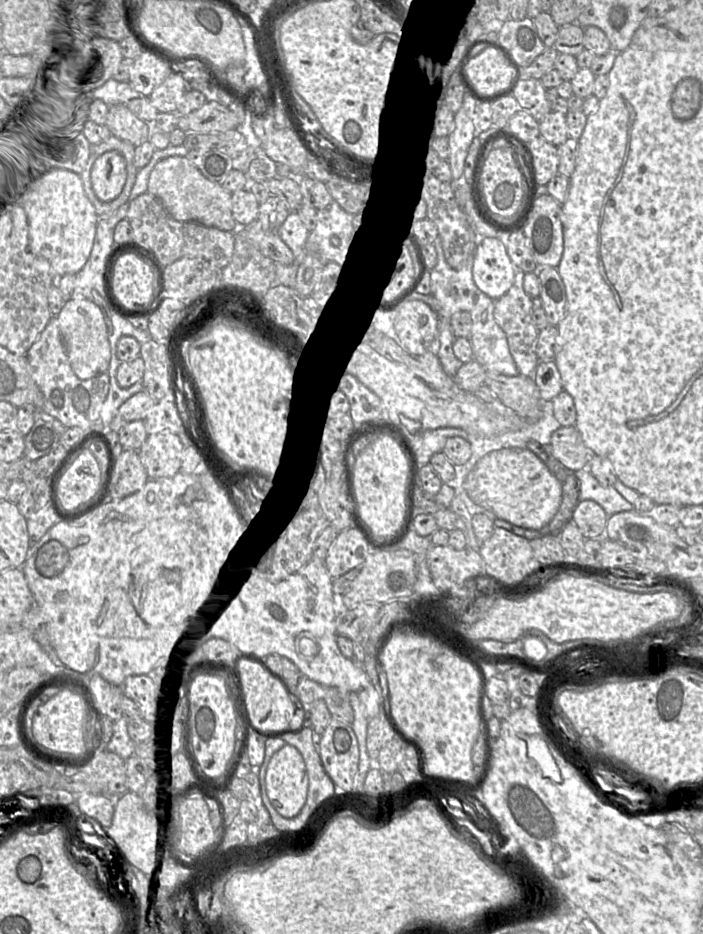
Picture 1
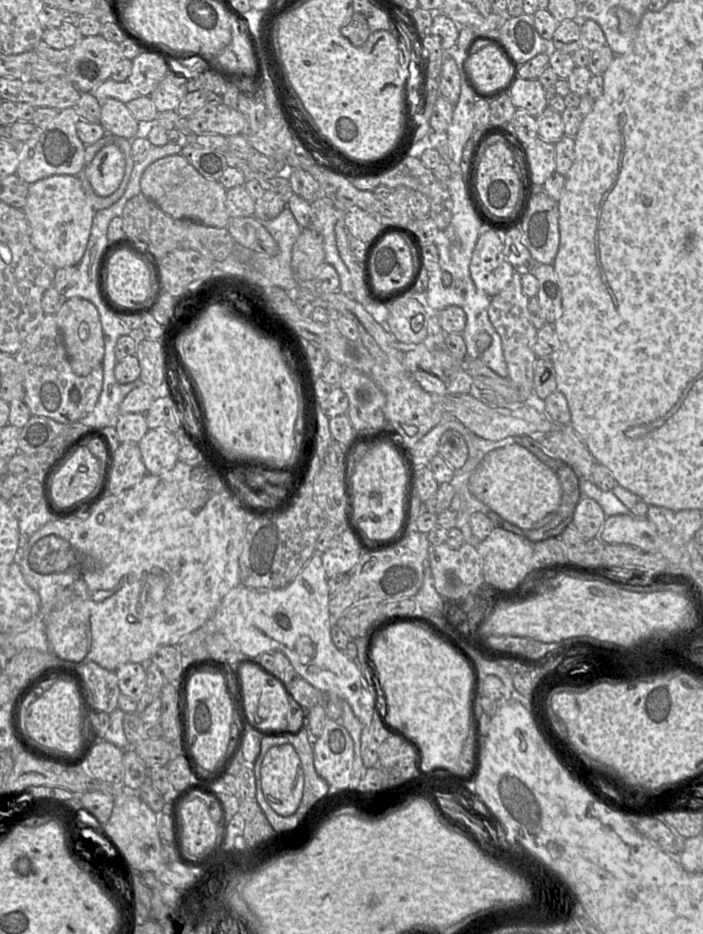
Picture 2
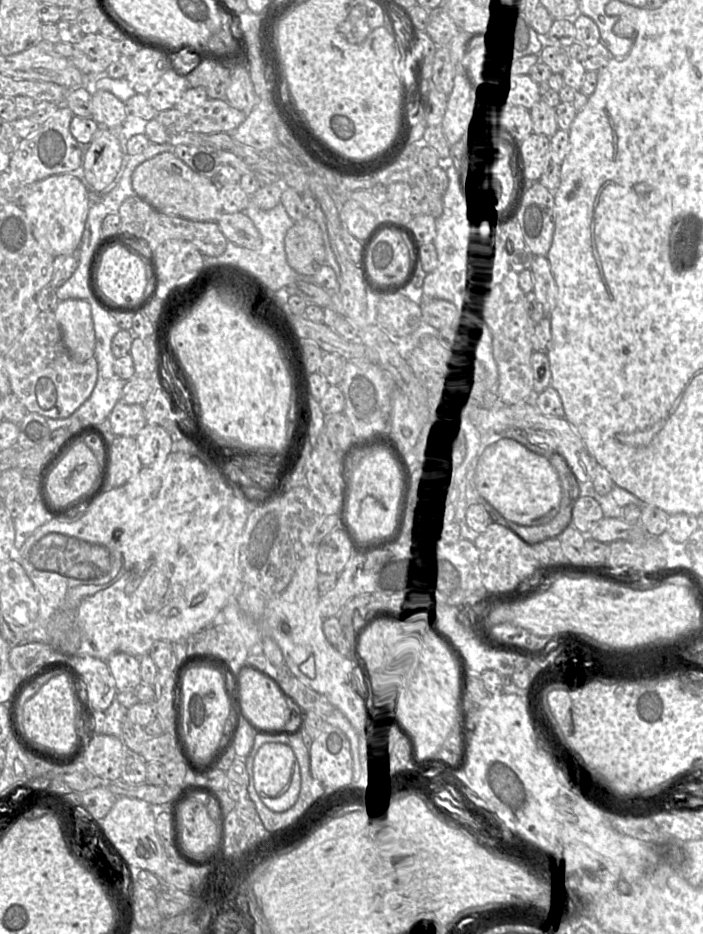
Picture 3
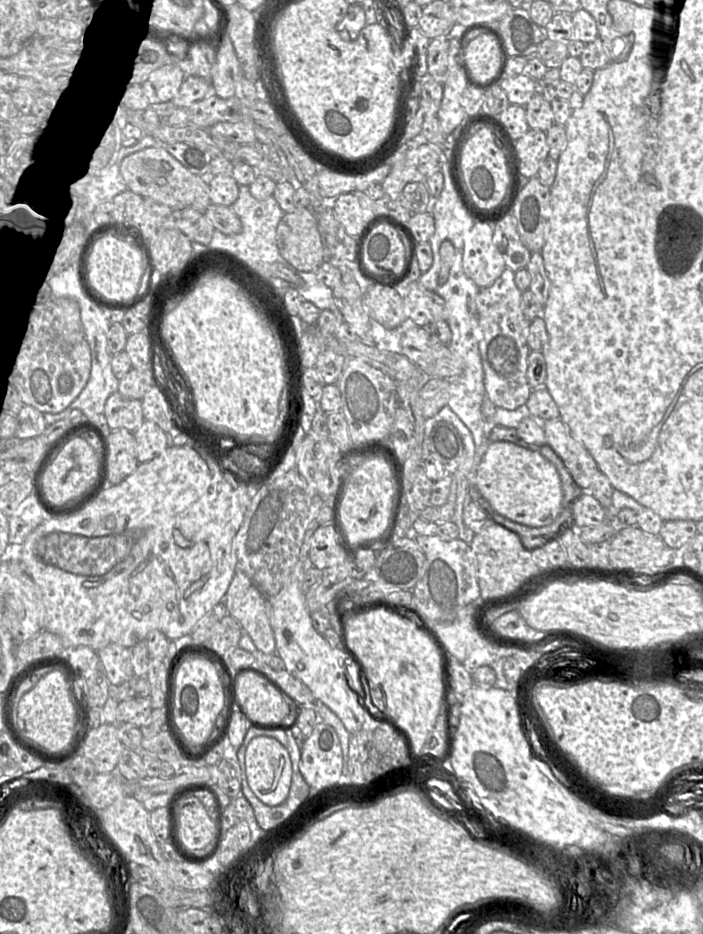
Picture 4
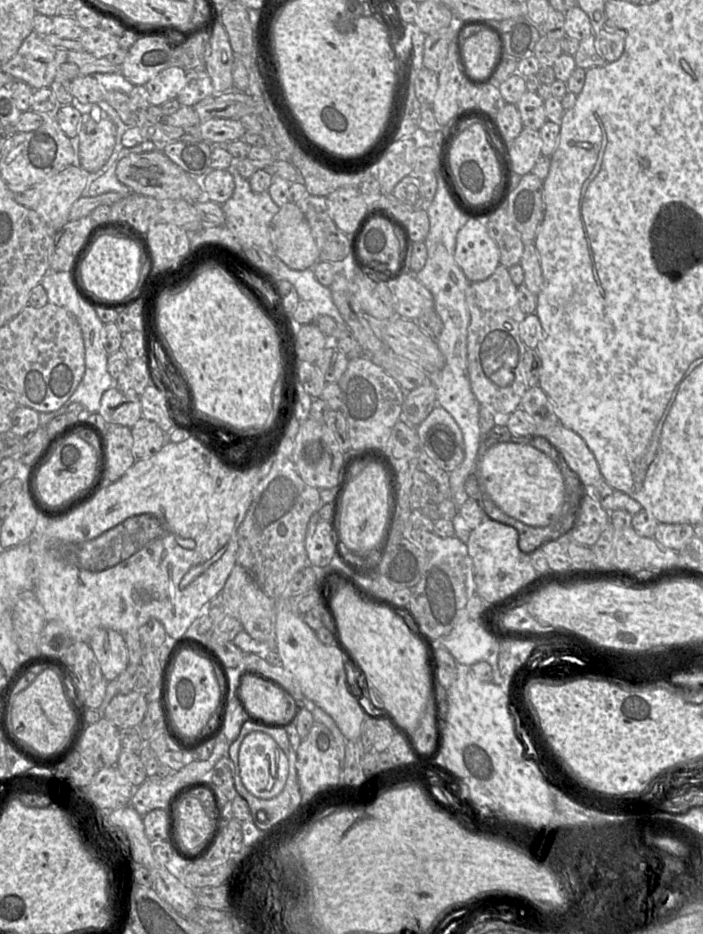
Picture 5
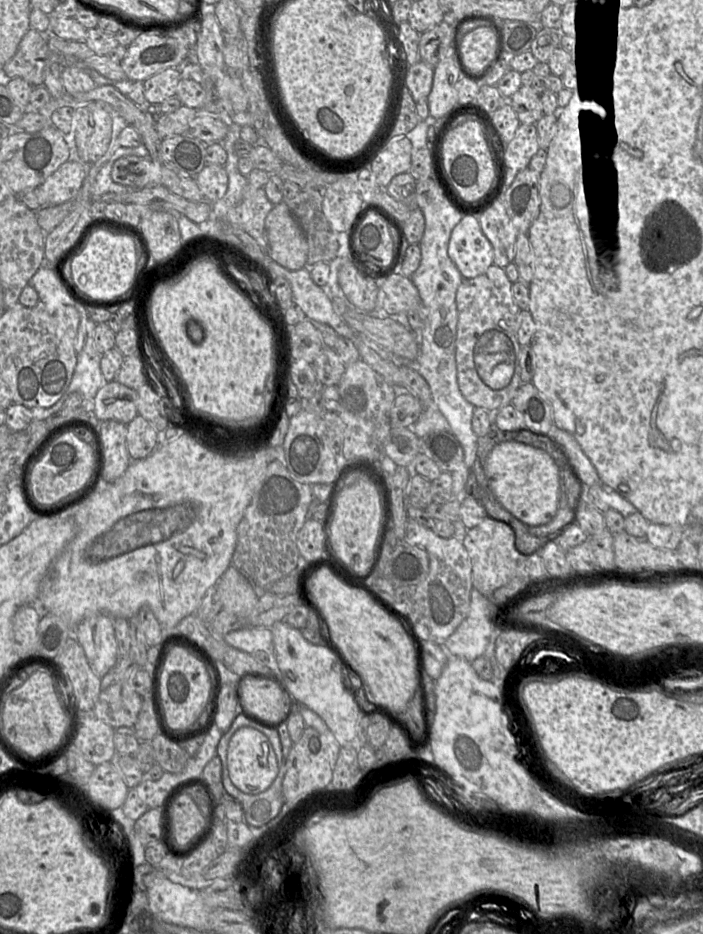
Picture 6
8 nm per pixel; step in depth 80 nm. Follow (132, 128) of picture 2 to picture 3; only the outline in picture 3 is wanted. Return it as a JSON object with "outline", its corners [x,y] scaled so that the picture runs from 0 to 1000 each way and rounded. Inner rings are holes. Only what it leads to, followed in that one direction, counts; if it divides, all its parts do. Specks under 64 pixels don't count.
{"outline":[[[154,97],[131,99],[129,126],[142,136],[165,138],[172,135],[182,123],[178,110]]]}

